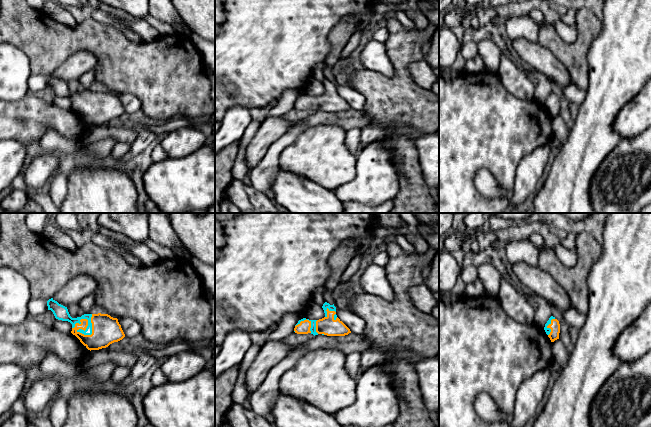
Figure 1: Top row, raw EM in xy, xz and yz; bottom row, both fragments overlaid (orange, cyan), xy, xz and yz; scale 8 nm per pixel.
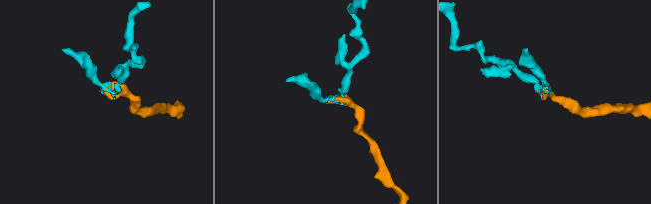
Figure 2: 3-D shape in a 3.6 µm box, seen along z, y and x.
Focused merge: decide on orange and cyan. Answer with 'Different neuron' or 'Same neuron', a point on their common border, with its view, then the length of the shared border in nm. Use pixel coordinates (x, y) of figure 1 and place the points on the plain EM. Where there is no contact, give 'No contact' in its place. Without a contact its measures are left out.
Same neuron. Touches orange at xy (78, 105). Shared border 200 nm

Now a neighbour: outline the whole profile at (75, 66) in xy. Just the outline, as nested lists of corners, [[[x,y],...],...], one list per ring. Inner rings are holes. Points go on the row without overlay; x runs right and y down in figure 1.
[[[80,51],[65,60],[65,62],[54,71],[53,76],[65,83],[68,83],[70,80],[78,81],[84,73],[94,69],[96,64],[97,58],[93,53]]]

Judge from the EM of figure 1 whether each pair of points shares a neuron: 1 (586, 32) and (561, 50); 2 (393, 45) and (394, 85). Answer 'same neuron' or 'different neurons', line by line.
1: same neuron
2: same neuron

